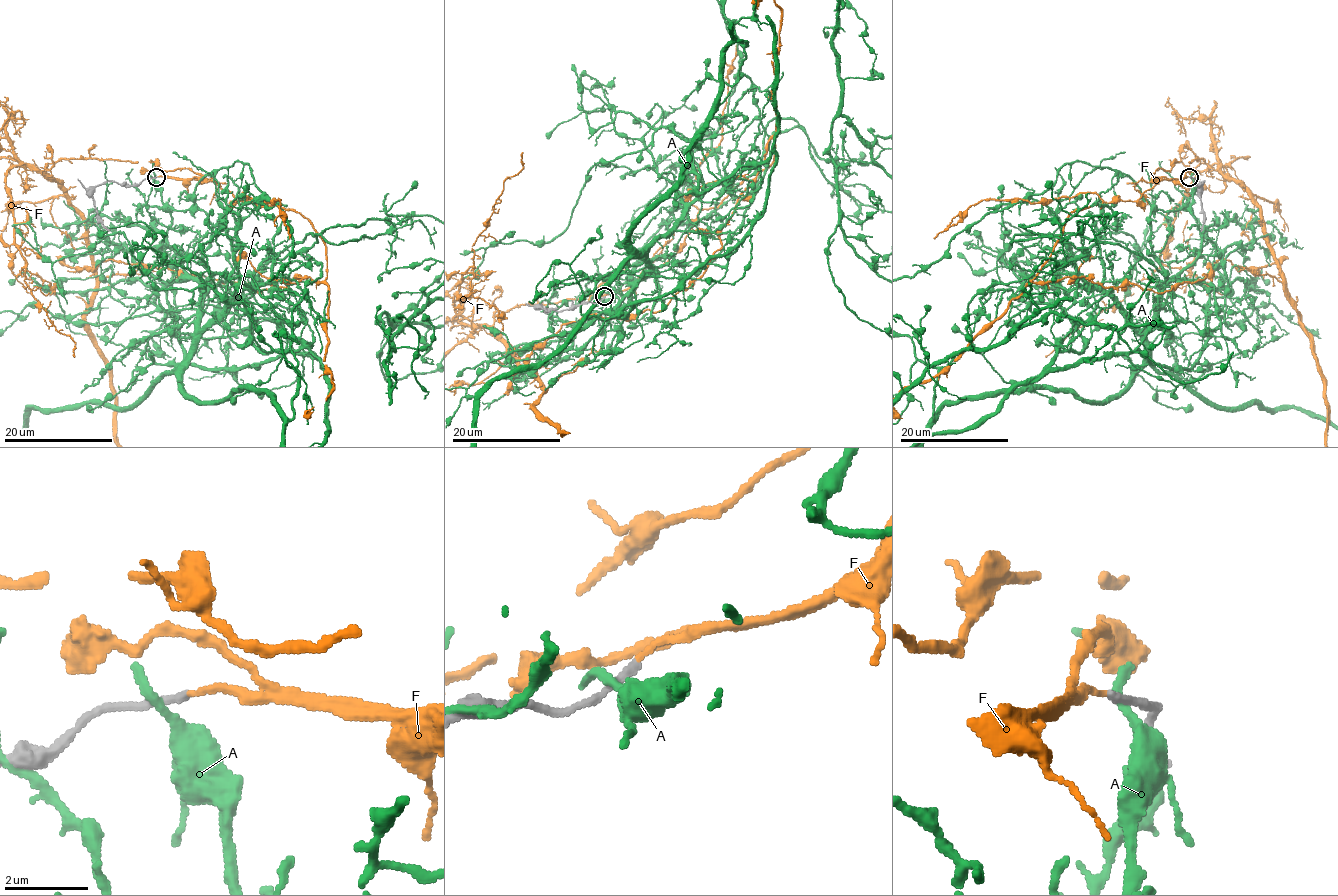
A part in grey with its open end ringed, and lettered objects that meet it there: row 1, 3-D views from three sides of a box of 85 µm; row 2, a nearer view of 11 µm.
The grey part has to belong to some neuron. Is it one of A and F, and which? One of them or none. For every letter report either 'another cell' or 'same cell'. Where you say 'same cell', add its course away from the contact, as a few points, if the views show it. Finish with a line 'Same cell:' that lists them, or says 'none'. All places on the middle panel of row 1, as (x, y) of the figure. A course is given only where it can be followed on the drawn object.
A: another cell
F: same cell
Same cell: F

